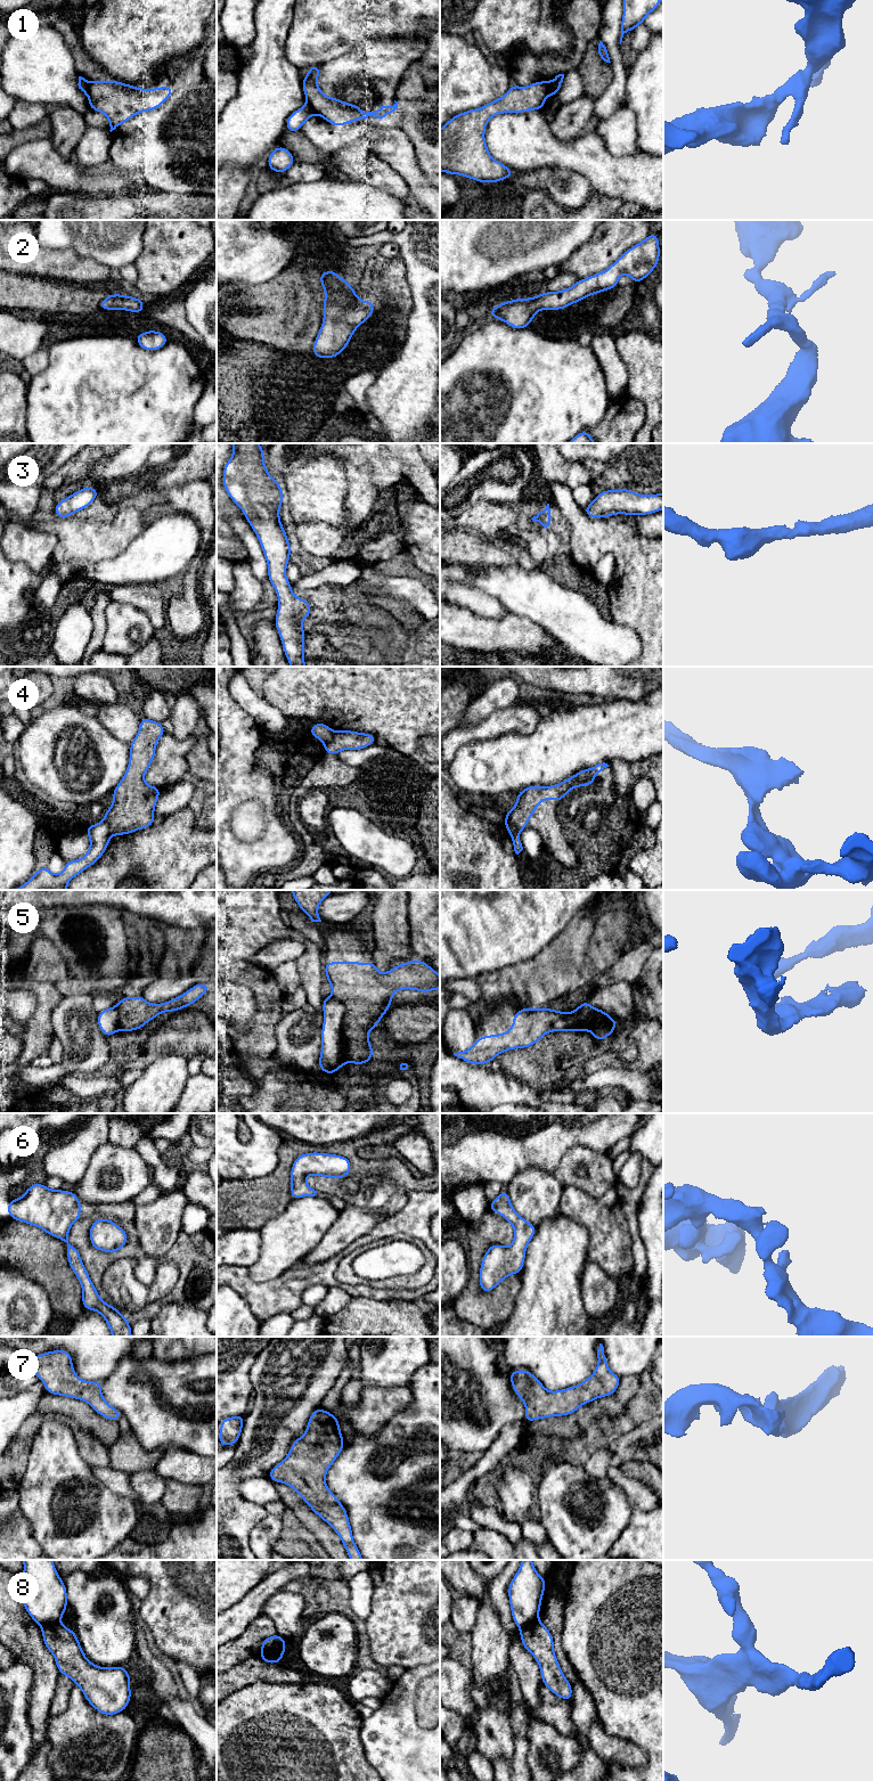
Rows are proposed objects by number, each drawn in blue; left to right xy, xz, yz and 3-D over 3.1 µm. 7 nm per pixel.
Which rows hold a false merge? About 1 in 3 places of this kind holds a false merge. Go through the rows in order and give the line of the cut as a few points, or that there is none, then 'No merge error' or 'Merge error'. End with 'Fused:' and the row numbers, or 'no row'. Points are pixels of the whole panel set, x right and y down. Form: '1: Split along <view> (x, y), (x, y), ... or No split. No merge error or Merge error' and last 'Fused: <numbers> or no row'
1: Split along yz (547, 81), (552, 94). Merge error
2: No split. No merge error
3: No split. No merge error
4: Split along xy (103, 819), (113, 834). Merge error
5: Split along xz (332, 995), (344, 1010), (342, 1019), (344, 1062). Merge error
6: No split. No merge error
7: No split. No merge error
8: Split along xz (284, 1639), (277, 1645), (262, 1651). Merge error
Fused: 1, 4, 5, 8

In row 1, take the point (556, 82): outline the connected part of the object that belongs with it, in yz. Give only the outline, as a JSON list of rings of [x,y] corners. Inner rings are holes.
[[[558,74],[552,81],[548,81],[548,83],[550,84],[550,92],[553,96],[556,96],[558,93],[563,79],[564,74]]]

